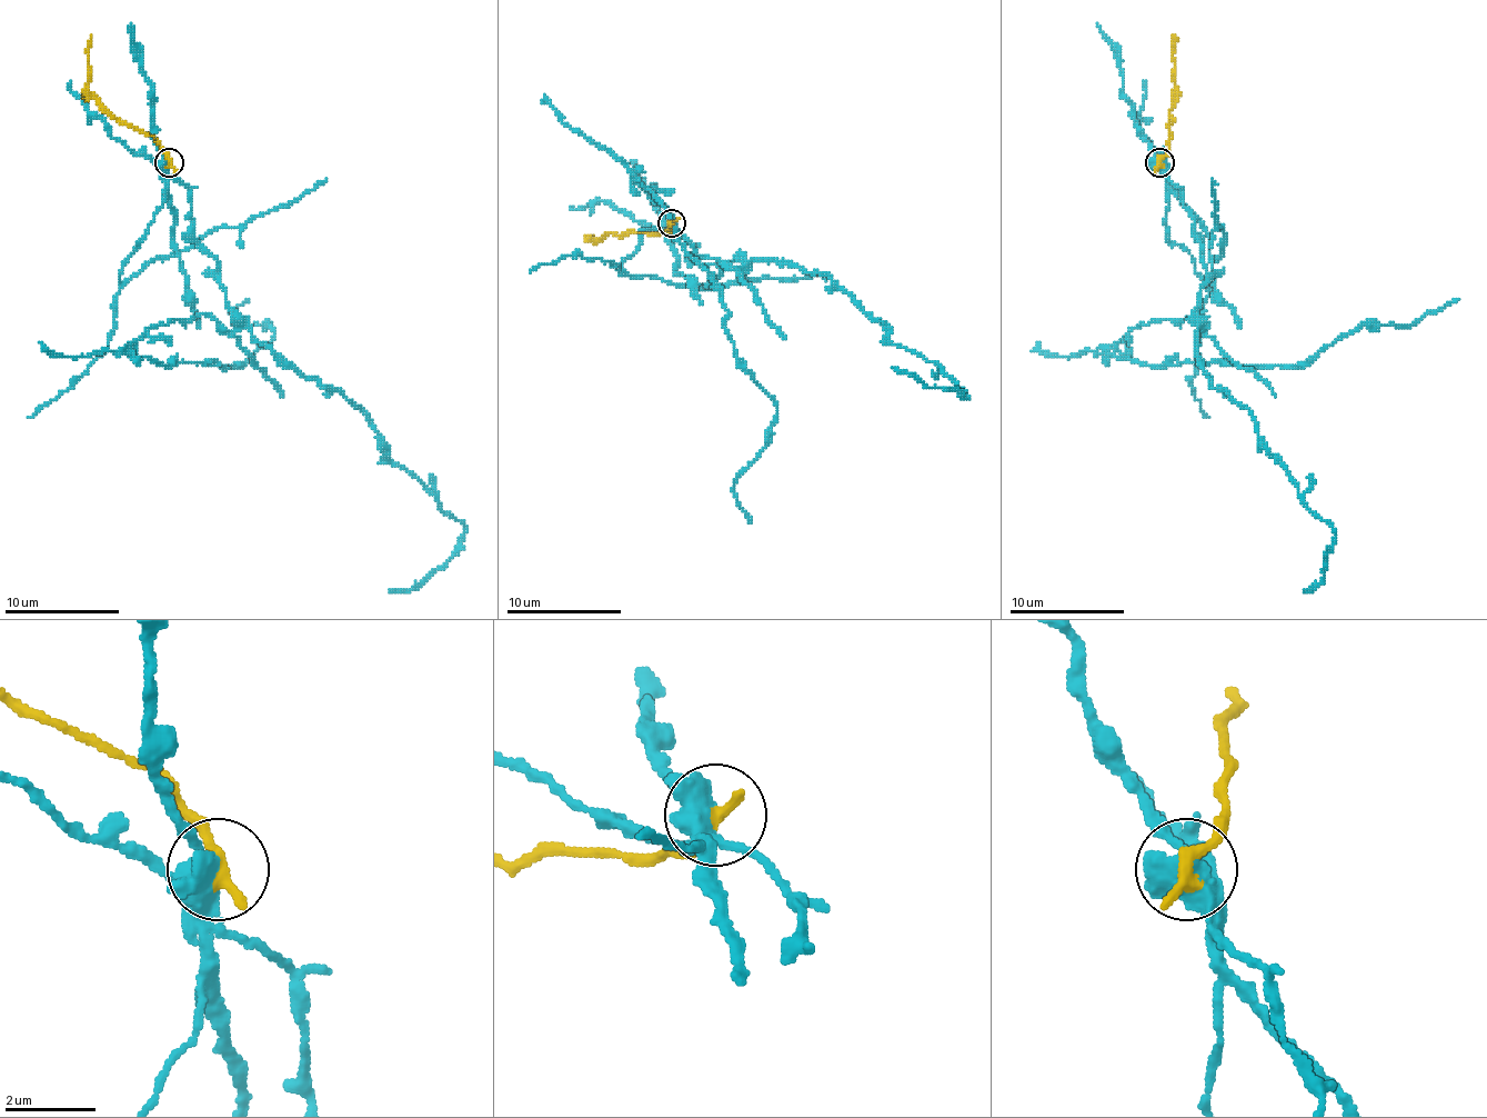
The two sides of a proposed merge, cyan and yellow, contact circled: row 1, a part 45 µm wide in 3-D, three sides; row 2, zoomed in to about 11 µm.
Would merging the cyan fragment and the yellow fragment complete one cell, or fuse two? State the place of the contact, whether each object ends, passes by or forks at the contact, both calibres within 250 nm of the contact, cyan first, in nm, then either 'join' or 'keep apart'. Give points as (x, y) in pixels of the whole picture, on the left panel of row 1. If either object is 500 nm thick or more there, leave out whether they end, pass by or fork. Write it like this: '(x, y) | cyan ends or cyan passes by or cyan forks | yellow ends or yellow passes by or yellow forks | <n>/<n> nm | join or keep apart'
(169, 162) | cyan forks | yellow ends | 440/360 nm | keep apart

